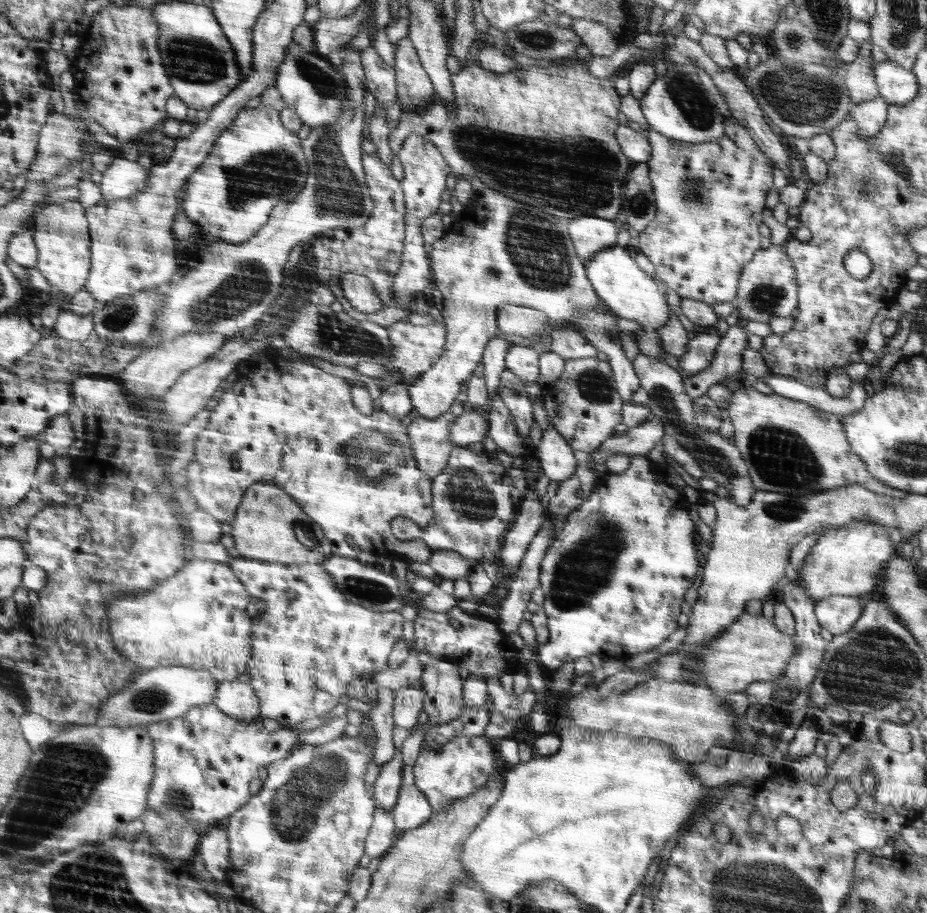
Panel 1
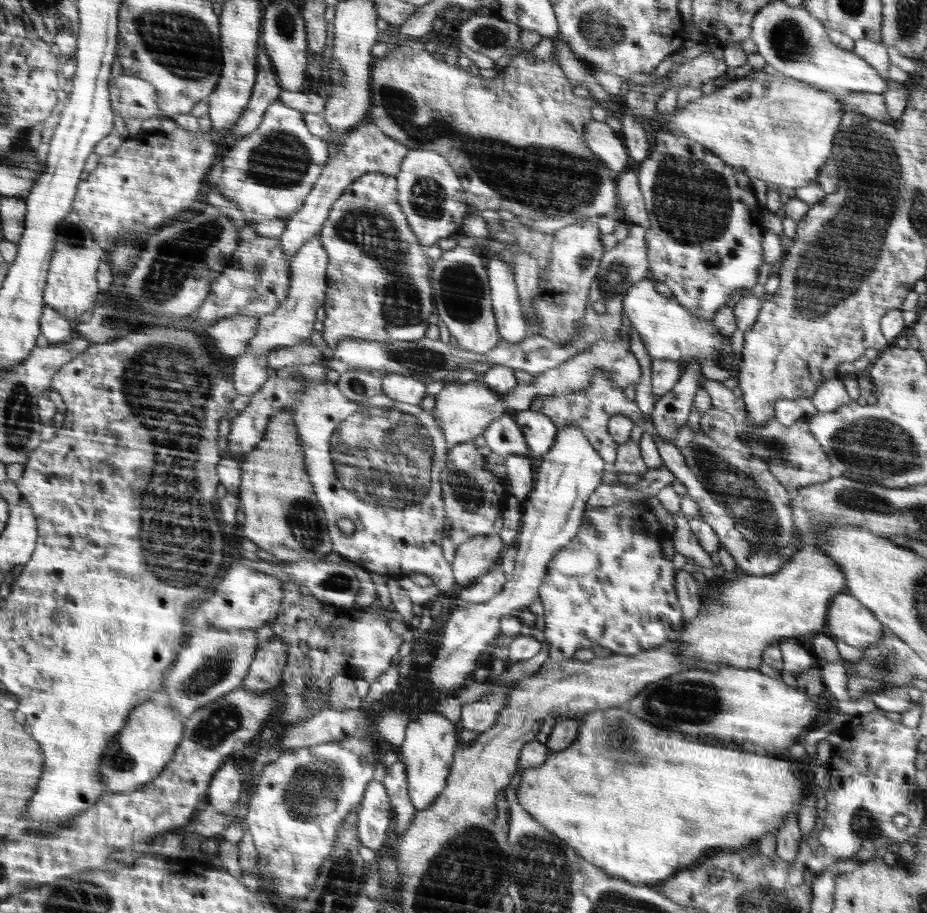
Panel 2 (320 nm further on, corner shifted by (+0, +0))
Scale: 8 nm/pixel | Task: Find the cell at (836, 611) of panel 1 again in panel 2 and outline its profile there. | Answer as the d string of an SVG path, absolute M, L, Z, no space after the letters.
M850 593L836 595L829 605L825 632L834 639L861 650L881 641L884 631L877 615Z

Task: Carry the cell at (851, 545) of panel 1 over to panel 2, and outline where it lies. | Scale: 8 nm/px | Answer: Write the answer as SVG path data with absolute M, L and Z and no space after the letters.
M808 545L796 551L789 563L774 574L754 576L740 573L734 580L718 584L711 581L708 590L704 591L705 597L701 600L699 614L685 622L685 629L682 629L681 637L677 638L678 647L682 647L682 661L694 665L710 663L721 668L759 671L764 662L761 657L770 644L777 644L779 639L825 631L829 605L836 595L844 592L845 573L841 567L824 550Z

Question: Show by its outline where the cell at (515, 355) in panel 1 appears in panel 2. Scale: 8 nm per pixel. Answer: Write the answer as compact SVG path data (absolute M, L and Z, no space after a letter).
M489 255L485 263L499 335L506 342L518 344L528 336L528 326L518 300L516 276L498 255Z

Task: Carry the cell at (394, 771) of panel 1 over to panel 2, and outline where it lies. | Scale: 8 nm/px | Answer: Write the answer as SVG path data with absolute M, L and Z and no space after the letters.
M369 783L357 813L357 835L361 846L382 852L389 841L393 810L384 784Z

